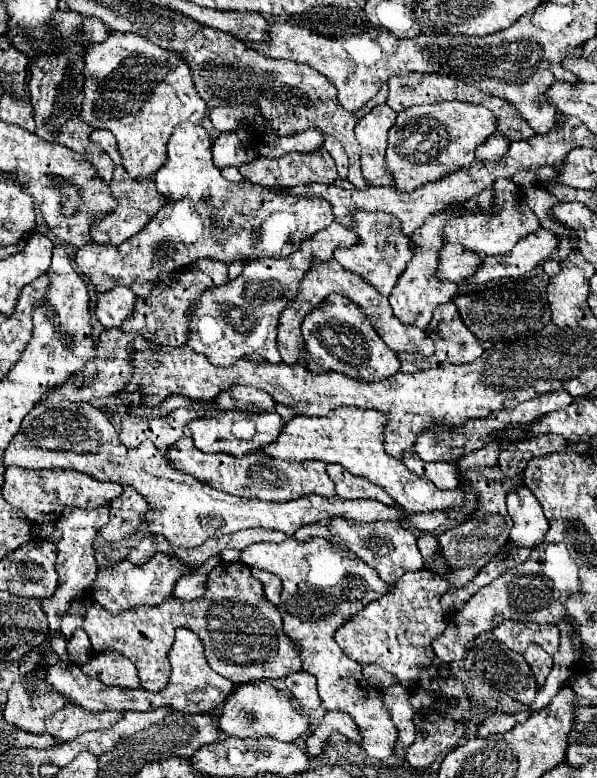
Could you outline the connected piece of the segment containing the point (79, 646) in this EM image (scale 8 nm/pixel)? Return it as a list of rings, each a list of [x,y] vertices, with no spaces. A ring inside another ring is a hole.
[[[77,630],[71,638],[71,642],[67,644],[67,654],[71,658],[71,662],[75,662],[77,666],[83,666],[89,662],[93,650],[91,650],[91,644],[89,644],[89,638],[83,630]]]

